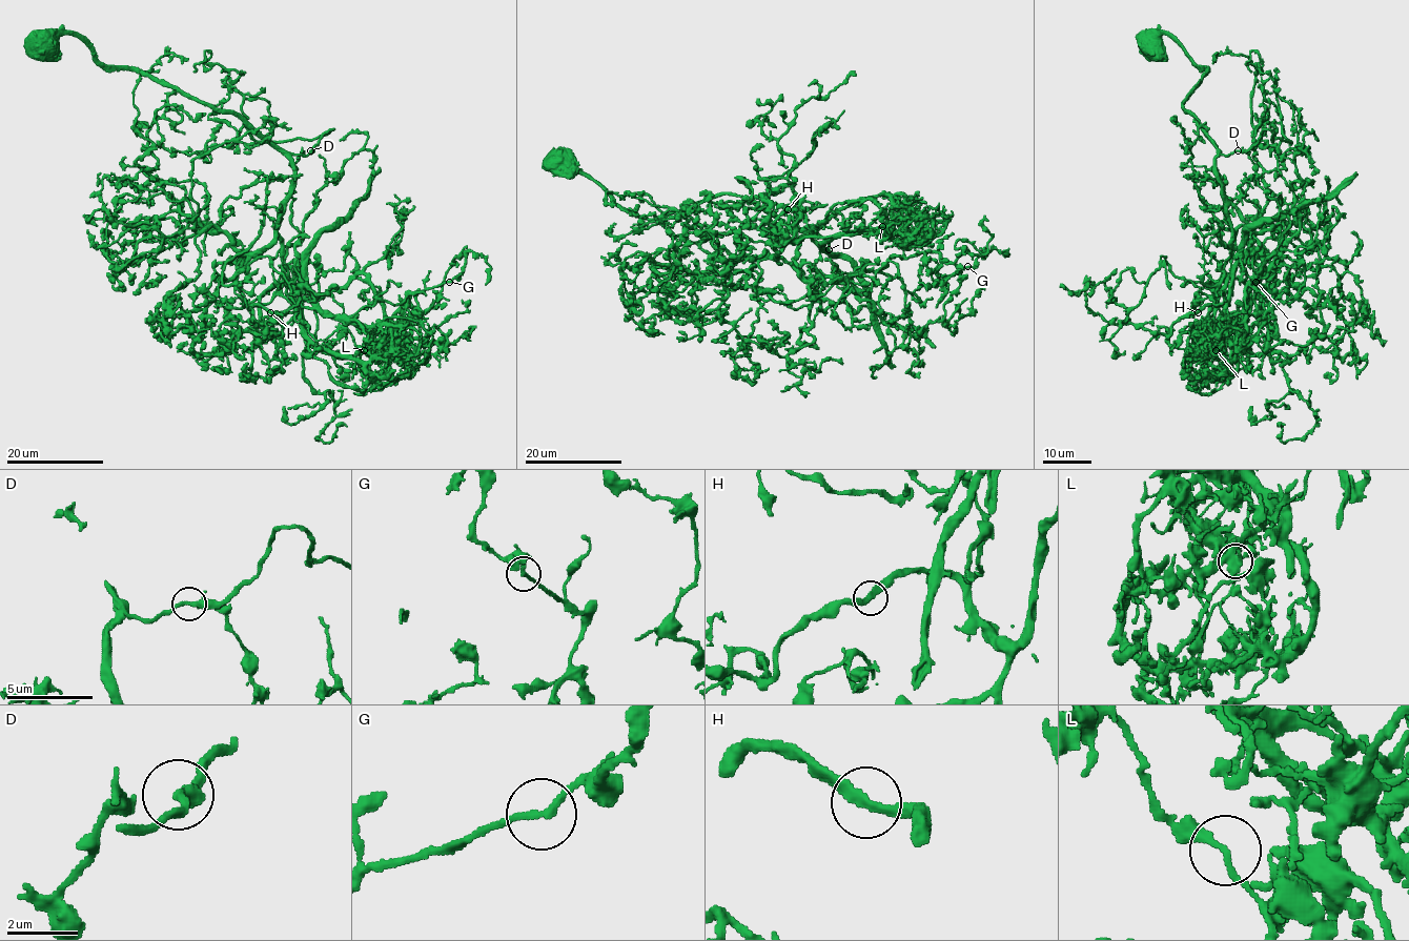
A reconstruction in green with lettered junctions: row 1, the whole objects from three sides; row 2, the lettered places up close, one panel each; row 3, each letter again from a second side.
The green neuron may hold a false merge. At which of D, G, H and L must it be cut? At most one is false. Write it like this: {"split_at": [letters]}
{"split_at": ["L"]}

